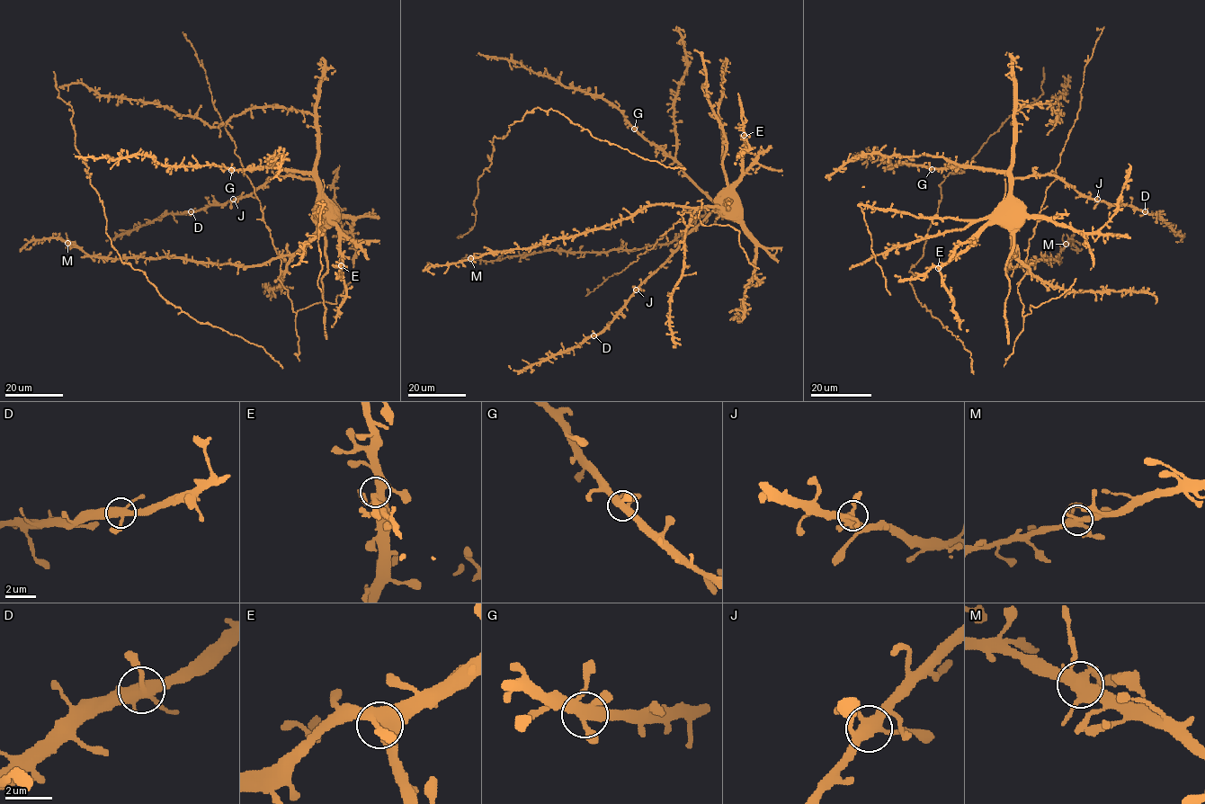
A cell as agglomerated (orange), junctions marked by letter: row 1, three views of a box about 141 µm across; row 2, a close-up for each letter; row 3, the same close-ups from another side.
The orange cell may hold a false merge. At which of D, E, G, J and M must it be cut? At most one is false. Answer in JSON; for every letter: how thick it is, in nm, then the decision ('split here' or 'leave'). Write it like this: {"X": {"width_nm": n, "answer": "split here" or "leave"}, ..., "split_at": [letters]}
{"D": {"width_nm": 420, "answer": "leave"}, "E": {"width_nm": 480, "answer": "leave"}, "G": {"width_nm": 400, "answer": "leave"}, "J": {"width_nm": 400, "answer": "leave"}, "M": {"width_nm": 420, "answer": "leave"}, "split_at": []}

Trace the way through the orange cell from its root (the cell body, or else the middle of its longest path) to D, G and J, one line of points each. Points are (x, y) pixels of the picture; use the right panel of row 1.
D: (1001, 218), (1010, 183), (1015, 179), (1036, 174), (1056, 174), (1081, 194), (1109, 203), (1131, 205), (1145, 211)
G: (1001, 218), (1001, 207), (1006, 200), (1010, 189), (1010, 177), (1006, 174), (969, 166), (932, 169)
J: (1001, 218), (1001, 207), (1006, 200), (1010, 183), (1015, 179), (1056, 174), (1081, 194), (1097, 199)

